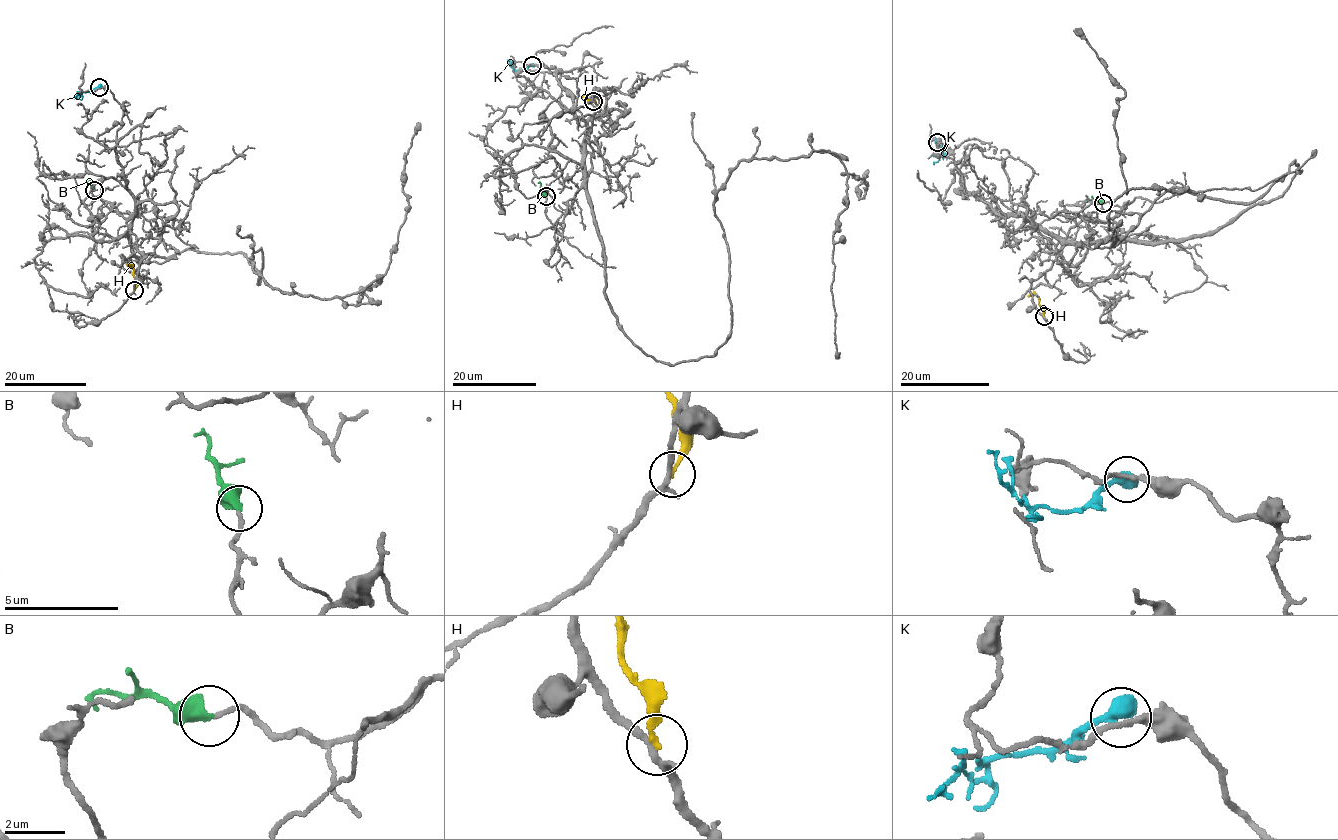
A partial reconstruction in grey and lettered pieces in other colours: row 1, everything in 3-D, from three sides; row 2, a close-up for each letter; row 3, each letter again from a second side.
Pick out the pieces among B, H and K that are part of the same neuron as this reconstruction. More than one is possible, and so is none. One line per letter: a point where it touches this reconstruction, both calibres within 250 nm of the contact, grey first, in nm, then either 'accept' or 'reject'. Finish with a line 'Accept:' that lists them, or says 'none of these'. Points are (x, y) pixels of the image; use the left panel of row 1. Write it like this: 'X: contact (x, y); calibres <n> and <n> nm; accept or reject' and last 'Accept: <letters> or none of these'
B: contact (94, 190); calibres 150 and 500 nm; accept
H: contact (134, 290); calibres 200 and 180 nm; reject
K: contact (99, 87); calibres 190 and 550 nm; reject
Accept: B

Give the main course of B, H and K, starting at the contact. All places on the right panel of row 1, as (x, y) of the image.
B: (1103, 202), (1085, 200)
H: (1044, 316), (1038, 297), (1027, 296)
K: (937, 143), (943, 149), (943, 154), (933, 161)

